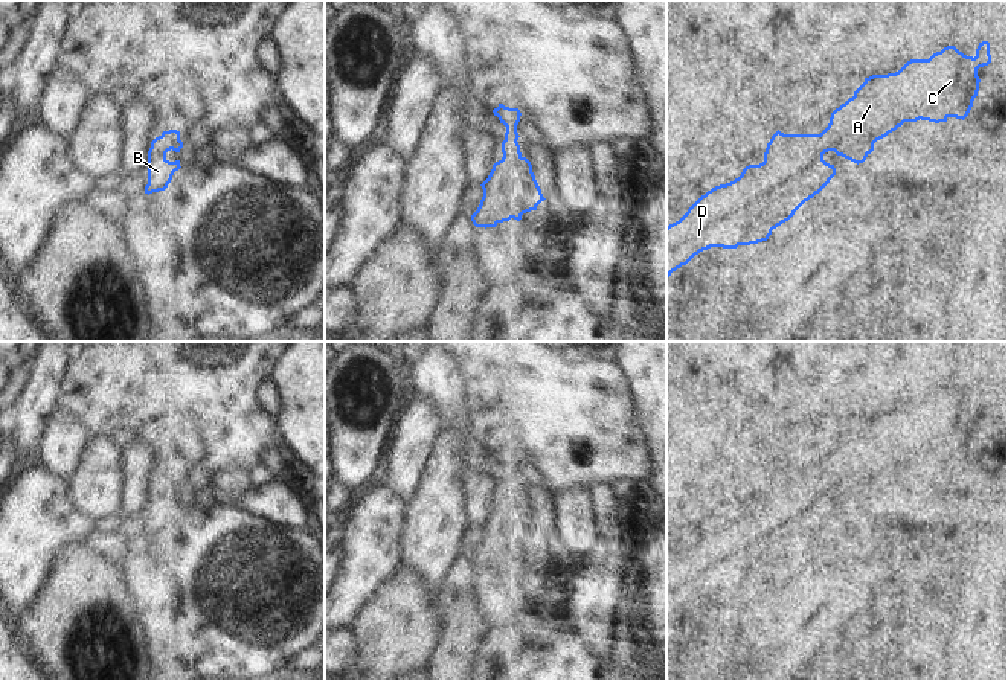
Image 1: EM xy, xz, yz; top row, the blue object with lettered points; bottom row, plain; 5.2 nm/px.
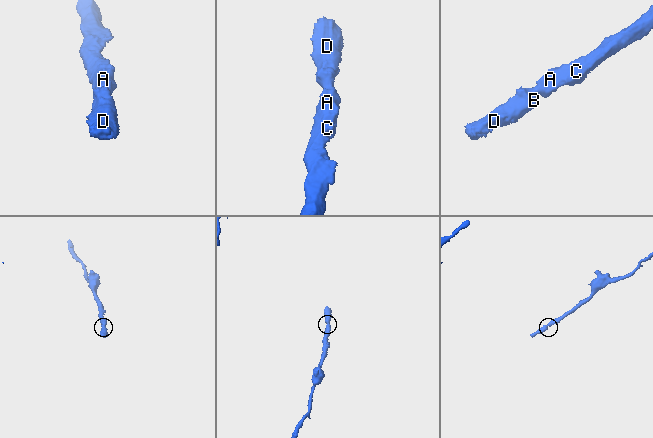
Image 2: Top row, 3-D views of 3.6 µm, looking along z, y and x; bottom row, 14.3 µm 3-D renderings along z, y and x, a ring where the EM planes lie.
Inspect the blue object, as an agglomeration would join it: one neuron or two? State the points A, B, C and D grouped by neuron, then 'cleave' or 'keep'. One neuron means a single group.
A B C D | keep

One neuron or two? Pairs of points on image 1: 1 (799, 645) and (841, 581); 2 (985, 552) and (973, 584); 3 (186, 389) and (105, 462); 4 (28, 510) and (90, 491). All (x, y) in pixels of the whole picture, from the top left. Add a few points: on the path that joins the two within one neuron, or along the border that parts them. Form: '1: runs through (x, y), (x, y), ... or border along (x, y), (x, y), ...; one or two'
1: runs through (798, 628), (798, 622), (824, 598); one
2: border along (982, 540), (978, 554), (990, 563); two
3: border along (92, 433), (119, 441); two
4: border along (64, 481), (70, 502), (92, 522); two

